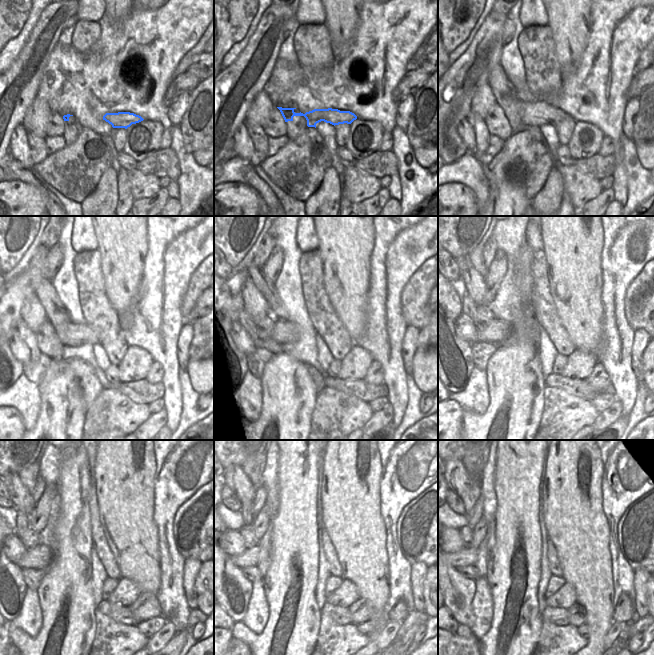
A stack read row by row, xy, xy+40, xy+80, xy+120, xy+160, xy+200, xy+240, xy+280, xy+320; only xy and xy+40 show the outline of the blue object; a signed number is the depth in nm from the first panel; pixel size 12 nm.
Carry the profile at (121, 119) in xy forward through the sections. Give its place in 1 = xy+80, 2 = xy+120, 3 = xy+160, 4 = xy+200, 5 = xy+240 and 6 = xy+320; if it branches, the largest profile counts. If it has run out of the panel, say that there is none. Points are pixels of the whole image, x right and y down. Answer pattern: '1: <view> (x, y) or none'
1: xy+80 (536, 113)
2: xy+120 (85, 334)
3: xy+160 (276, 330)
4: xy+200 (485, 333)
5: xy+240 (36, 557)
6: xy+320 (467, 556)

